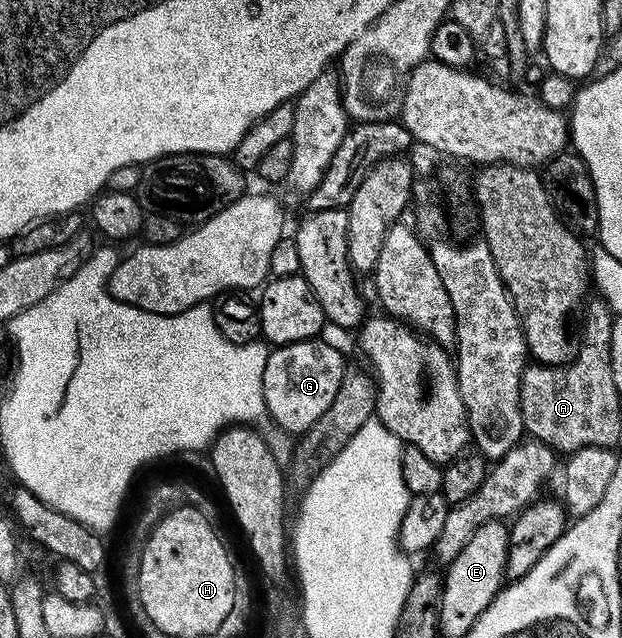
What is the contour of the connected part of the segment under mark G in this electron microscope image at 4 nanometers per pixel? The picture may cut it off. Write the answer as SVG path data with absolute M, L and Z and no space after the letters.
M323 338L272 347L267 353L263 375L267 416L275 419L276 426L283 432L308 432L313 422L333 406L337 386L341 386L344 374L342 354L333 345L326 344Z

